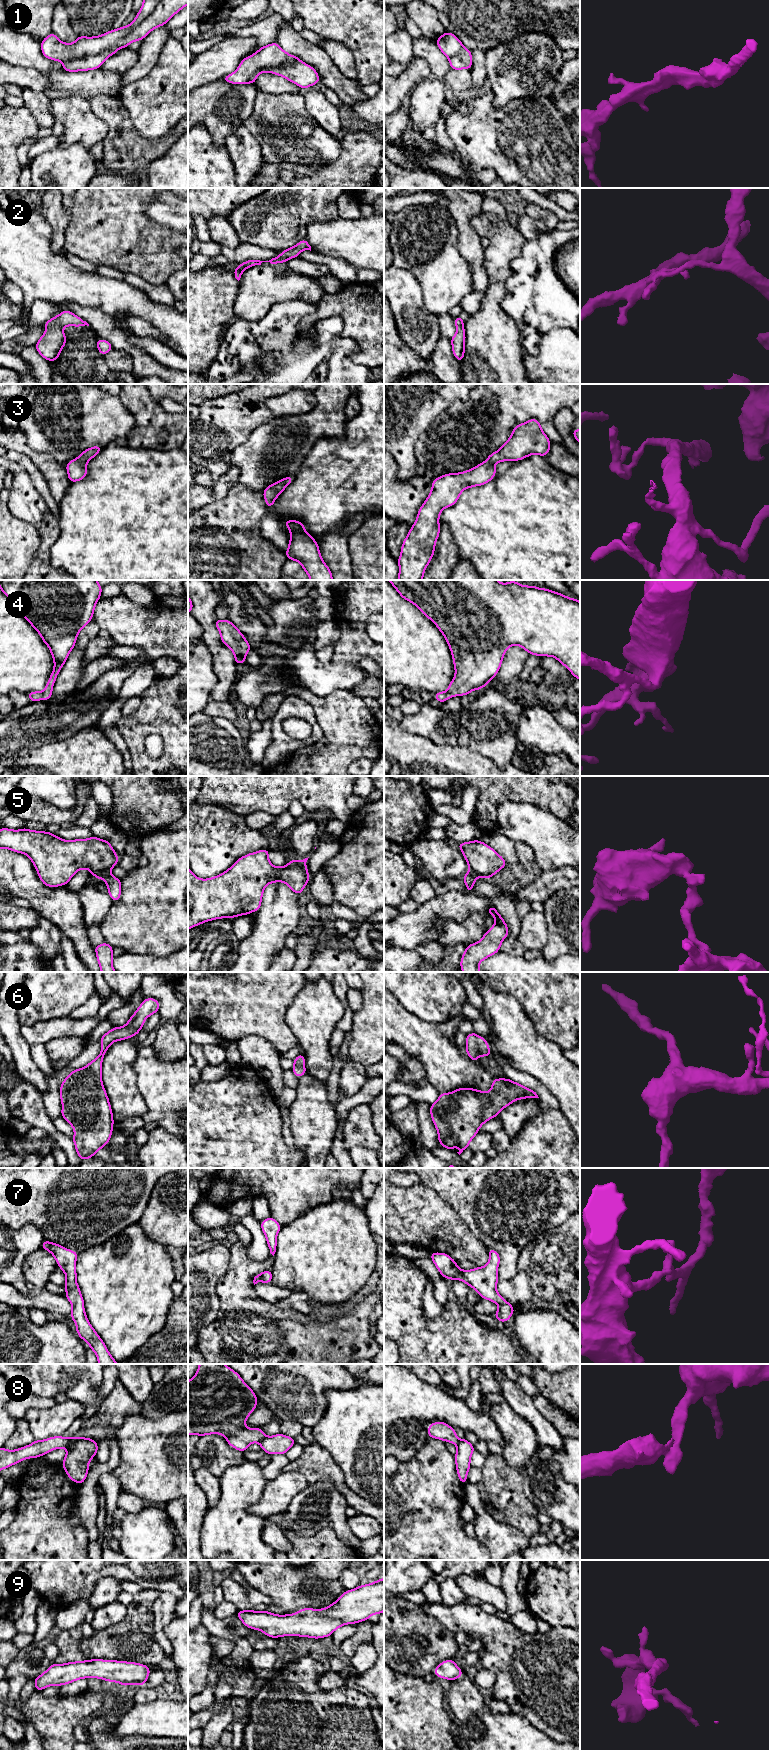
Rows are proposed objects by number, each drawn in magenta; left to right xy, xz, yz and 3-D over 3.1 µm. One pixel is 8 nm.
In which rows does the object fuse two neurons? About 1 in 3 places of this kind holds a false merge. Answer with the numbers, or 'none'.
1, 2, 5, 8

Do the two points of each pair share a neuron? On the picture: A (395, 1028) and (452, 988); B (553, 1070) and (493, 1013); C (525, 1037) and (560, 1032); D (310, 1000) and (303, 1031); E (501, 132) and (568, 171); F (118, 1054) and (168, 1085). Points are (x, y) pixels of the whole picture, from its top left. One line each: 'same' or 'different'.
A: different
B: same
C: different
D: same
E: same
F: different

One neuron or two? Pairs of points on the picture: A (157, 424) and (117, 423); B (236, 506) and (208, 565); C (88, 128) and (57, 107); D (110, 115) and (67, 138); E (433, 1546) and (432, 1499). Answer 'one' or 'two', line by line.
A: two
B: one
C: one
D: two
E: one

